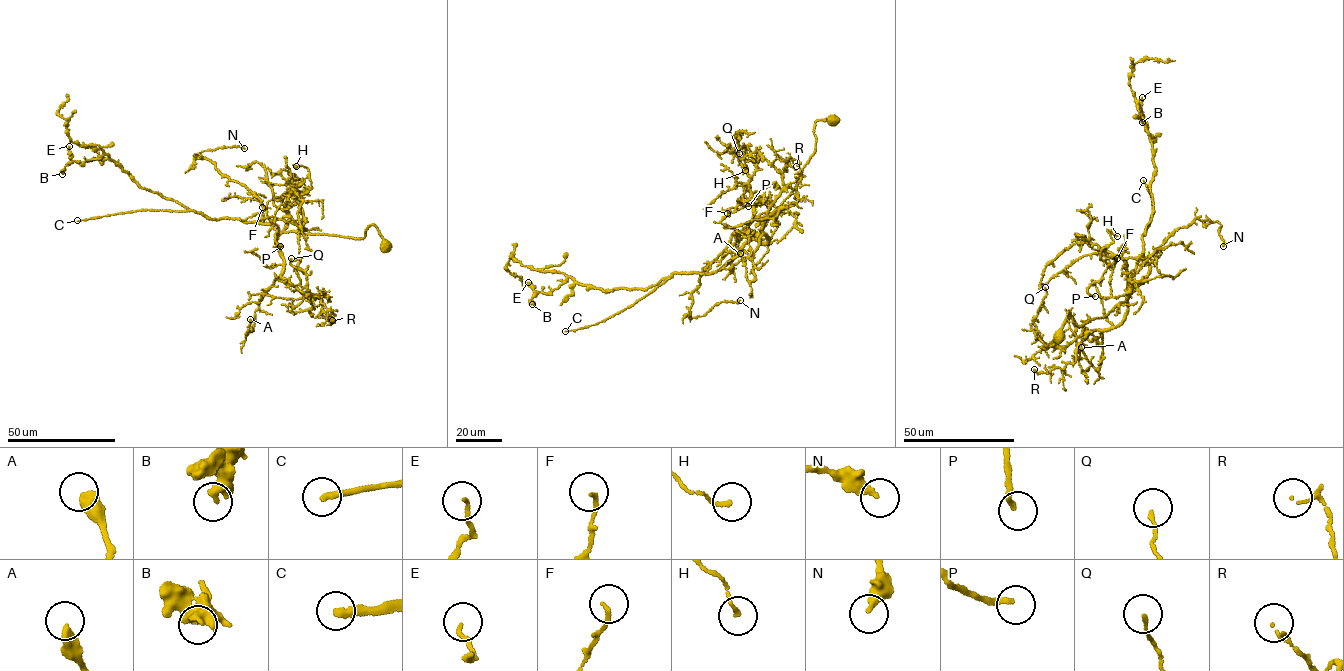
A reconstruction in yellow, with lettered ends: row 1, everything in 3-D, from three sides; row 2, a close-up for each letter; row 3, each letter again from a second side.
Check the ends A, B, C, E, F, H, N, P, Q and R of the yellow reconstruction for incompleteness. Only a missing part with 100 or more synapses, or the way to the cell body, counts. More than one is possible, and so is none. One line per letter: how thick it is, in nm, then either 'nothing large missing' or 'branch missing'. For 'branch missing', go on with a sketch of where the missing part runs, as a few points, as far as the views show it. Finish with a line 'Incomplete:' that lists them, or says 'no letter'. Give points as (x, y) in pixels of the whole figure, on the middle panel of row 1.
A: 440 nm | nothing large missing
B: 420 nm | nothing large missing
C: 260 nm | branch missing
E: 130 nm | nothing large missing
F: 160 nm | nothing large missing
H: 140 nm | nothing large missing
N: 320 nm | nothing large missing
P: 200 nm | nothing large missing
Q: 130 nm | nothing large missing
R: 90 nm | nothing large missing
Incomplete: C

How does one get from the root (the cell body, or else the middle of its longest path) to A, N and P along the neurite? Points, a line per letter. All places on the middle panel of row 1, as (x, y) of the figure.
A: (833, 120), (816, 121), (815, 152), (759, 236), (762, 245), (768, 239), (754, 252), (752, 281), (740, 253)
N: (833, 120), (816, 121), (815, 152), (761, 231), (733, 233), (701, 273), (690, 318), (740, 300)
P: (833, 120), (816, 121), (815, 152), (762, 229), (746, 190), (737, 205), (744, 197), (748, 206)

